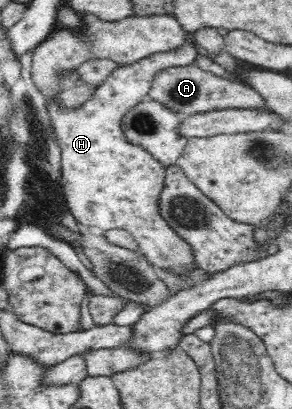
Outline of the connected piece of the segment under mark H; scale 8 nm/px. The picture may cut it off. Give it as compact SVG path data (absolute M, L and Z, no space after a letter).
M191 38L177 51L161 52L143 58L139 62L117 67L96 89L79 108L64 108L60 104L60 95L47 98L47 108L51 114L51 126L55 141L61 148L61 184L65 193L68 210L73 214L78 223L85 226L97 226L104 231L114 228L126 230L138 242L138 251L146 256L157 271L172 270L176 274L183 274L195 268L195 257L189 243L181 239L159 213L159 198L165 183L165 168L159 163L146 148L131 144L123 135L121 120L135 104L147 98L154 76L164 68L177 65L191 65L197 58L197 44Z

